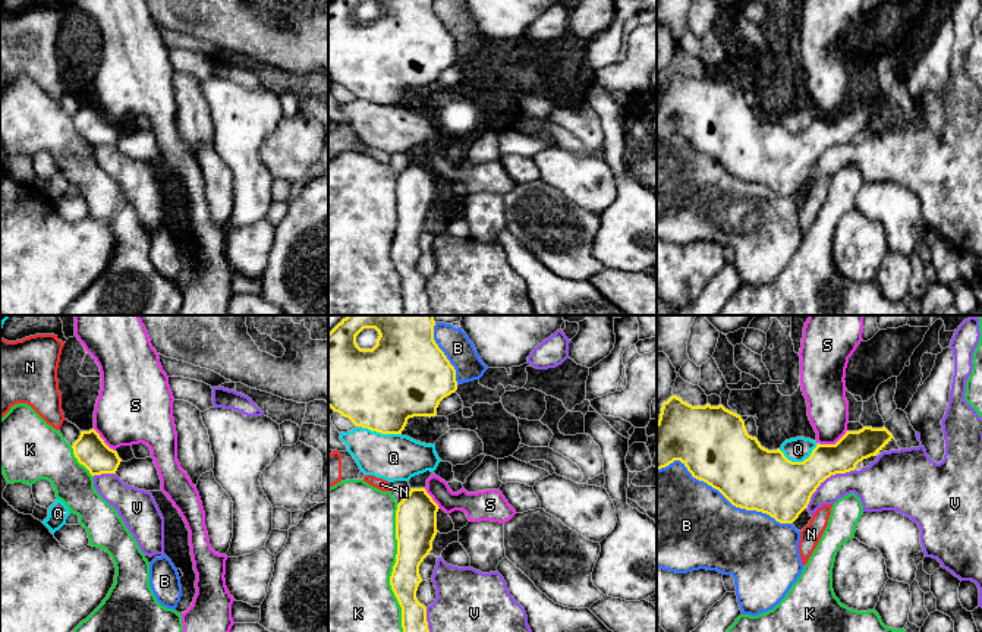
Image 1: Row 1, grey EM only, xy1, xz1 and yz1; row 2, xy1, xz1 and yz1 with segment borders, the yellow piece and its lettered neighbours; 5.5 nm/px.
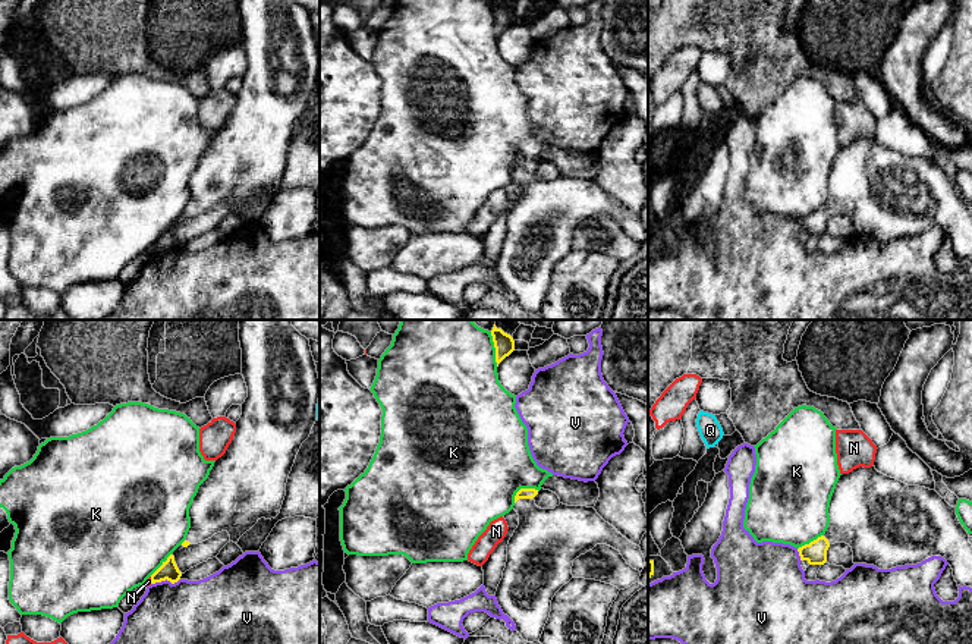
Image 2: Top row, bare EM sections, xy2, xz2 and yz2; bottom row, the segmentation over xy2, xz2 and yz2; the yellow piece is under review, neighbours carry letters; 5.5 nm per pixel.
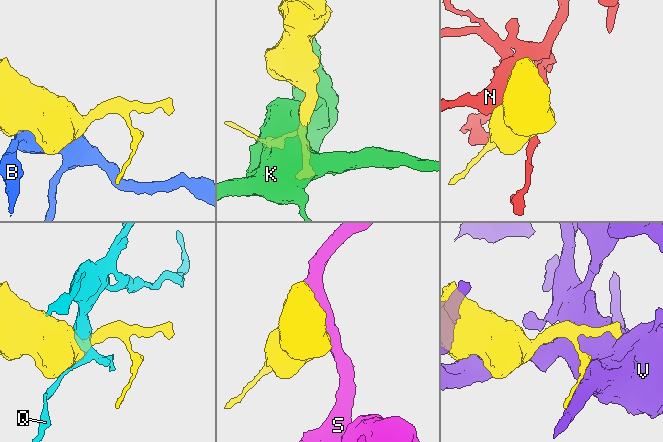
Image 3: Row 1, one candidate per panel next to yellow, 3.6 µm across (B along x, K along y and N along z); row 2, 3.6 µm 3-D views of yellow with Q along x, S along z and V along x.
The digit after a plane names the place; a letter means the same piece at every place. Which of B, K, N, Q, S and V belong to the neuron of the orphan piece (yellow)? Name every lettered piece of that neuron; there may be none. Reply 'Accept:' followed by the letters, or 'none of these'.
Accept: none of these

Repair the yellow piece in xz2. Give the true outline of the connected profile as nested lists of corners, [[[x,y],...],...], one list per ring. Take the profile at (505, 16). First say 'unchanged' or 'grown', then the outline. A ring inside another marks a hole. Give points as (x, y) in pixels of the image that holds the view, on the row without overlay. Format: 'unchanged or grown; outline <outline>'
unchanged; outline [[[493,0],[491,7],[496,19],[496,34],[498,38],[498,35],[515,22],[515,12],[501,0]]]

